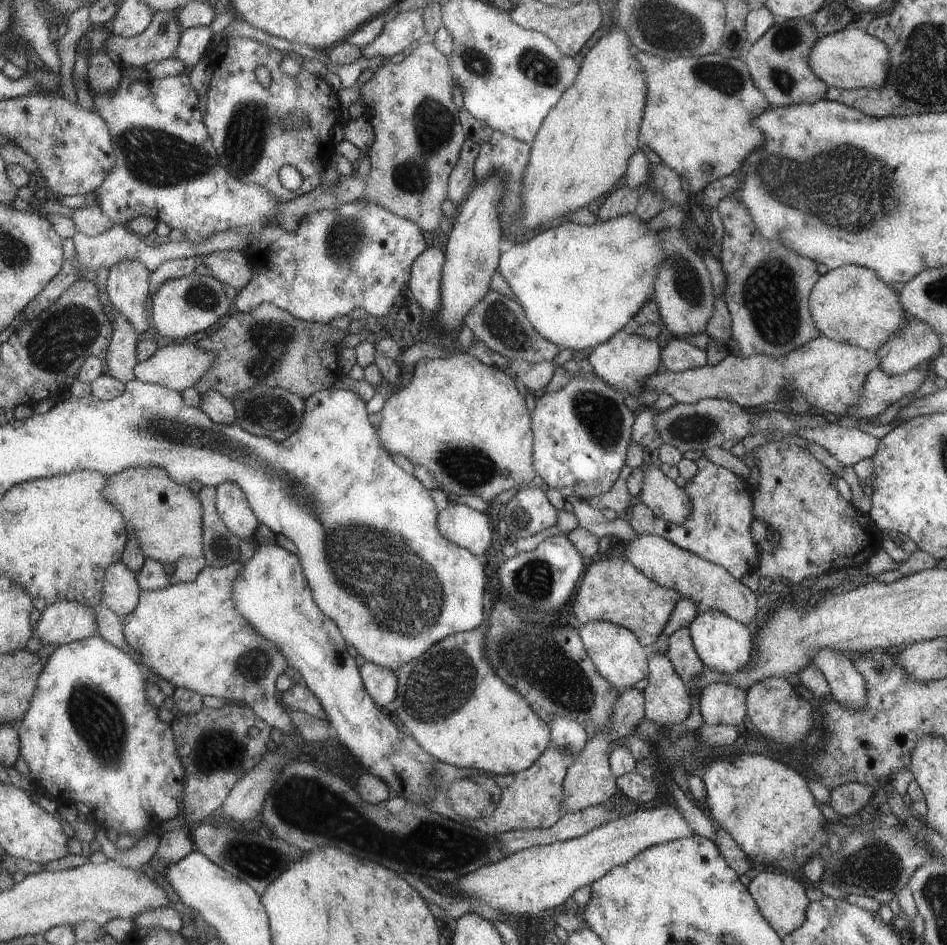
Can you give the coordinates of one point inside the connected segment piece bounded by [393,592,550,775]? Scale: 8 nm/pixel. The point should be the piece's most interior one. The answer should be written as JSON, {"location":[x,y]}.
{"location":[460,712]}

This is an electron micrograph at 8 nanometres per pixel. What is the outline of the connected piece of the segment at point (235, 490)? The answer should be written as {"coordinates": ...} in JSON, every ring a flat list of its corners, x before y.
{"coordinates":[[235,482,215,486,215,509,225,528,238,540,251,539,257,528,257,516,251,510,246,495]]}

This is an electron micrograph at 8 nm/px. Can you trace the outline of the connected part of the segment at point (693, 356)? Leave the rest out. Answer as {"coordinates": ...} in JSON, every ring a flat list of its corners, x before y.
{"coordinates":[[672,338,662,351,663,369,672,372,701,367,706,364,706,353,681,339]]}

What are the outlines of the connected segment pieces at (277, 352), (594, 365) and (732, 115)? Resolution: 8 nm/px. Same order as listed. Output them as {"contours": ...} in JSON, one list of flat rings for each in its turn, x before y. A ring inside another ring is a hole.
{"contours":[[[273,303,258,305,249,313,233,313,219,330,193,344,197,350,211,352,214,363,192,387,200,396,207,390,219,392,225,399,237,398,255,384,278,387,305,400,311,394,342,383,337,379,335,348,347,334,335,326,303,322]],[[620,329,614,337,595,346,591,350,588,360,591,370,614,390,619,390,624,396,637,397,642,390,643,382,647,381,657,372,659,366,659,346,653,340,645,340,635,332,627,333]],[[636,50,634,57,638,60,639,66,642,67,642,71,646,74,646,105,645,113,642,115,641,129,638,131,638,145,647,146,648,150,651,150,660,159,662,165,669,166,669,169,675,172,680,180,686,181,689,186,687,193,698,196,707,185,717,178,730,175,739,169,739,166,742,166,742,163,756,149,759,149,759,146,763,145,763,134,753,125,753,119,762,114,763,110,770,108,770,103,763,98,762,92,754,86,754,82,750,78,749,68,746,67,743,59,723,58,719,54,705,54,704,56,678,57,666,60,659,56,652,56,651,54]]]}

